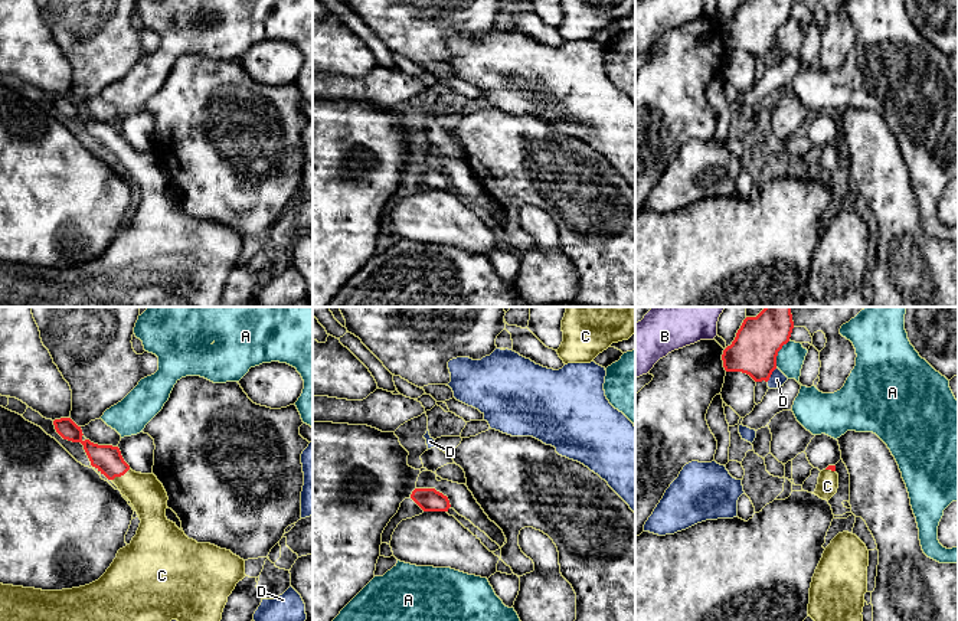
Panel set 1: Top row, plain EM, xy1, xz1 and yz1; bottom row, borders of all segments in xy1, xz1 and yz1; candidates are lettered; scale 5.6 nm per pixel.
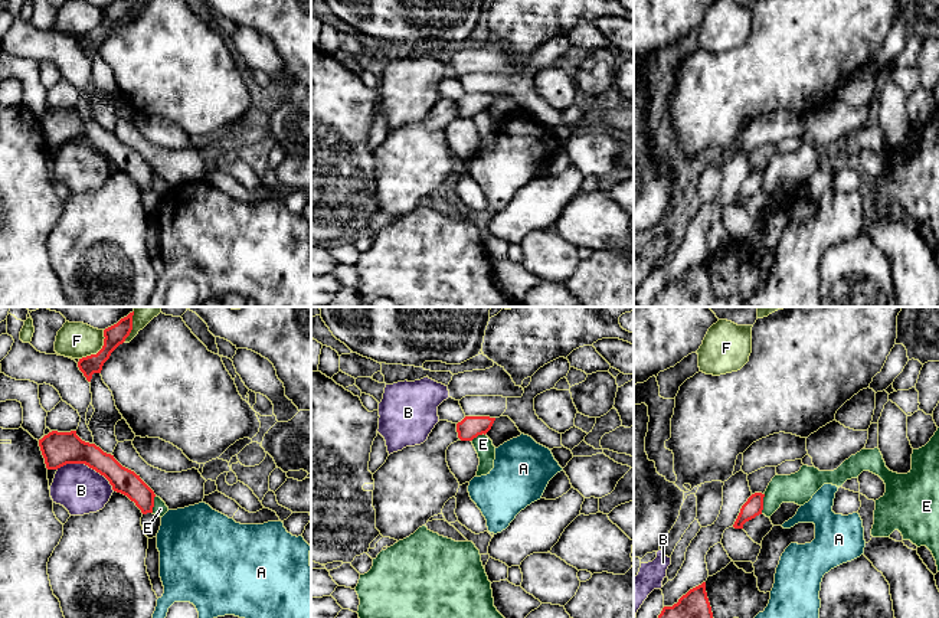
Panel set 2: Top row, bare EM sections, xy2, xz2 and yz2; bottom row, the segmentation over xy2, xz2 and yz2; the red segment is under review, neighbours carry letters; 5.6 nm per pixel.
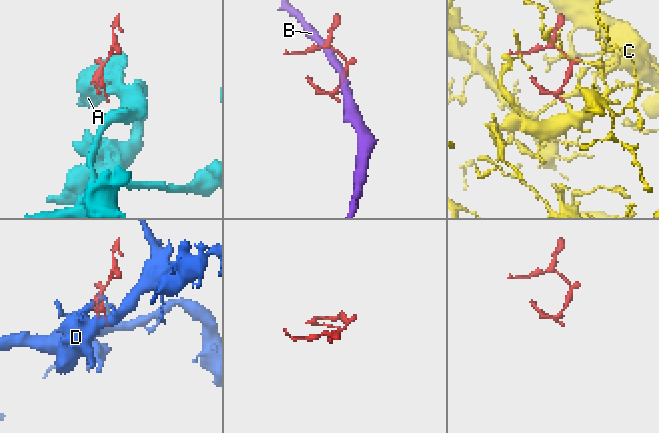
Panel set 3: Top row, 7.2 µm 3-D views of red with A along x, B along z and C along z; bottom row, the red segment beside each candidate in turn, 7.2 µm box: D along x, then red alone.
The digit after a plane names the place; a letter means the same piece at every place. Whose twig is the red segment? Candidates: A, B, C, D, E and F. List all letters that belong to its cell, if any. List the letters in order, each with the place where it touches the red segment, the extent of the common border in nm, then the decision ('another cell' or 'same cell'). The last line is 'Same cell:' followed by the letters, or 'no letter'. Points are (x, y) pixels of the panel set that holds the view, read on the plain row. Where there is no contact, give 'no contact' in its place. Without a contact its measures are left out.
A: yz1 (777, 30) | 170 nm | another cell
B: xy2 (87, 141) | 340 nm | another cell
C: xy1 (120, 153) | 130 nm | same cell
D: yz1 (771, 51) | 100 nm | another cell
E: yz2 (762, 182) | 110 nm | another cell
F: xy2 (100, 28) | 220 nm | another cell
Same cell: C

